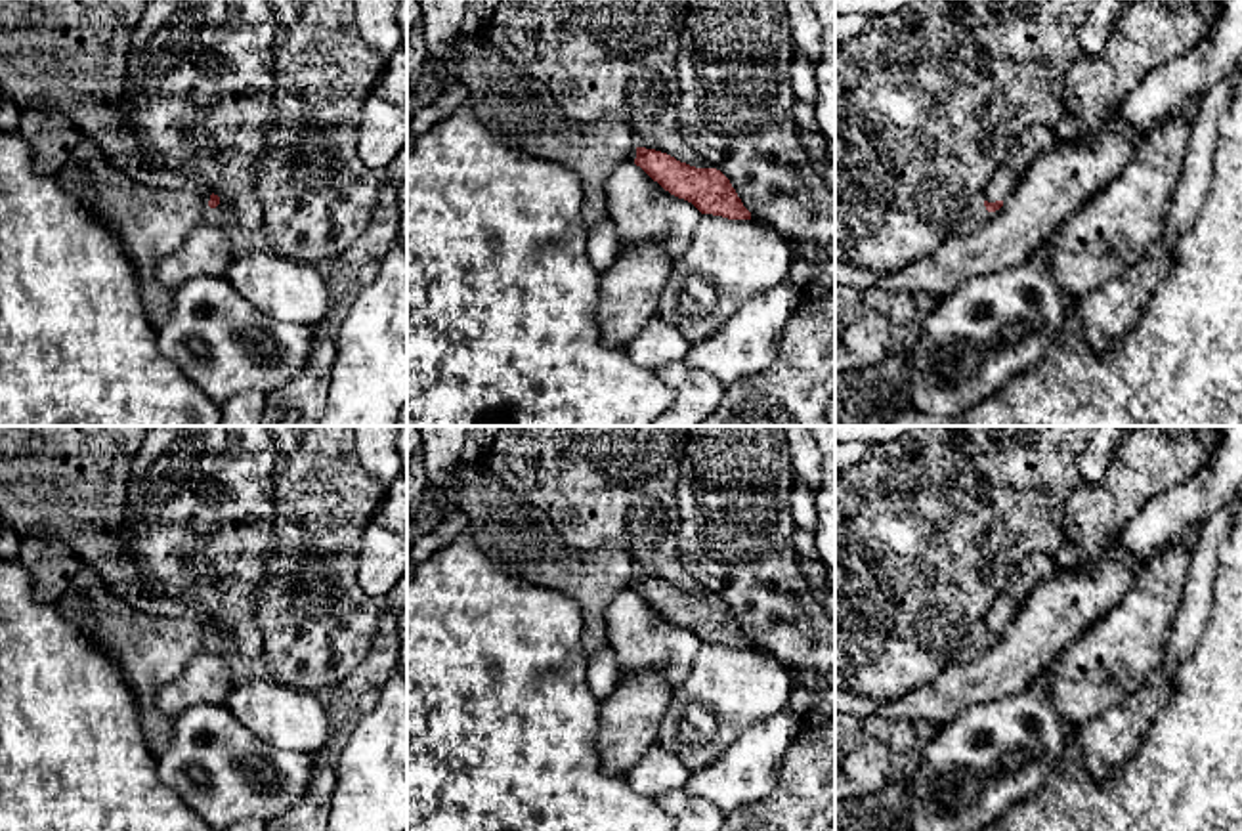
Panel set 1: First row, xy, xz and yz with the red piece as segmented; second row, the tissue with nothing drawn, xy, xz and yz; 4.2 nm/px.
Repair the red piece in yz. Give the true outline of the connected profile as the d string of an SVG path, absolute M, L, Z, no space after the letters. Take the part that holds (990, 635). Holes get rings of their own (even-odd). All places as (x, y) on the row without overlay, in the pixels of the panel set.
M1030 554L1013 571L1009 585L997 594L984 617L984 634L988 640L996 640L1003 634L1003 627L1009 625L1022 604L1034 590L1034 586L1055 575L1057 564L1051 554Z

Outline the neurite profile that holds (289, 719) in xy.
M273 678L235 680L225 707L268 745L310 756L321 753L342 724L331 699Z

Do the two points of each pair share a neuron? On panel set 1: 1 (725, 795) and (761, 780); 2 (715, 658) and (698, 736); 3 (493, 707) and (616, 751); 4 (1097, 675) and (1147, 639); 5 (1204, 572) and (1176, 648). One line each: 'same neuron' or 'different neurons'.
1: same neuron
2: same neuron
3: different neurons
4: same neuron
5: same neuron

